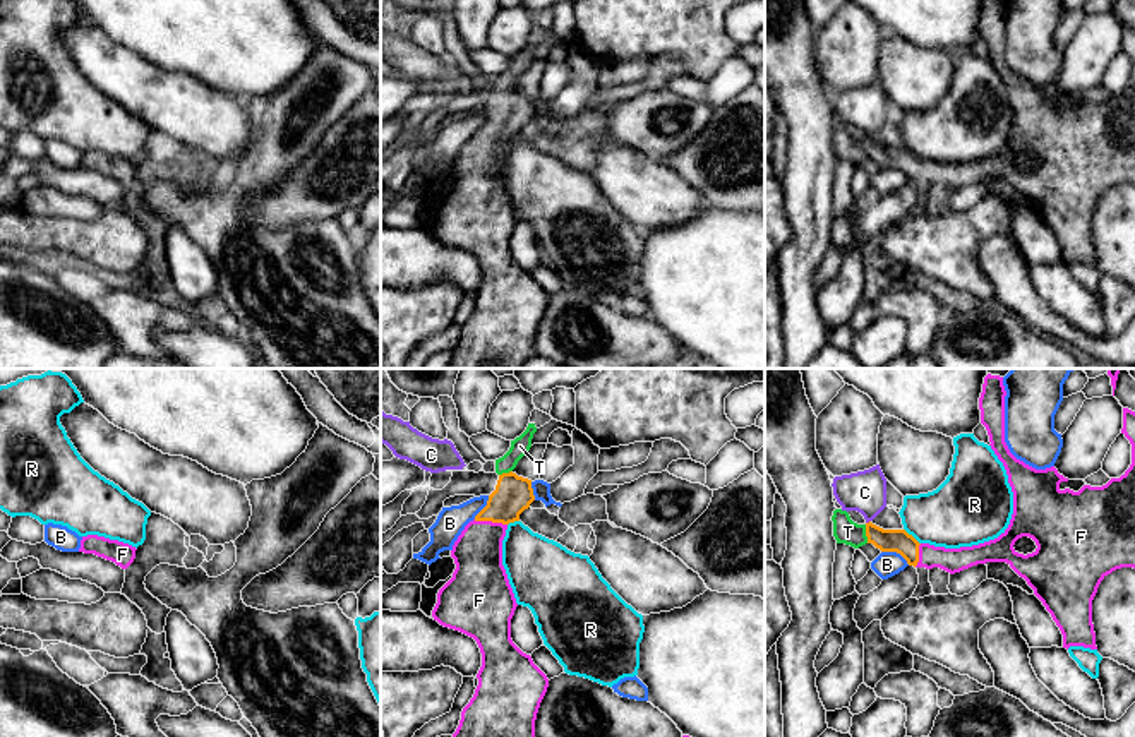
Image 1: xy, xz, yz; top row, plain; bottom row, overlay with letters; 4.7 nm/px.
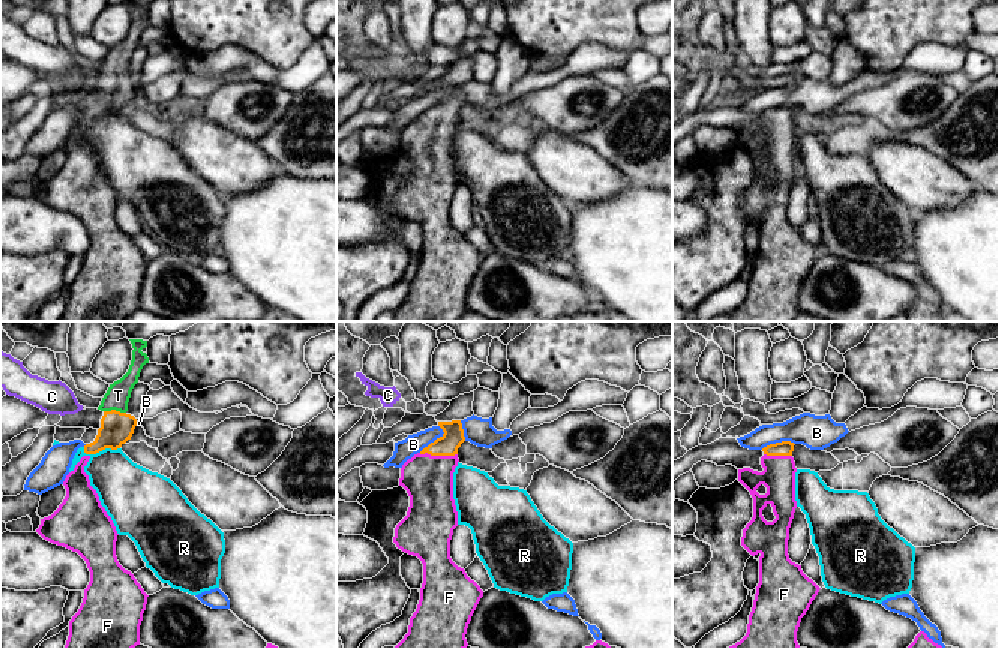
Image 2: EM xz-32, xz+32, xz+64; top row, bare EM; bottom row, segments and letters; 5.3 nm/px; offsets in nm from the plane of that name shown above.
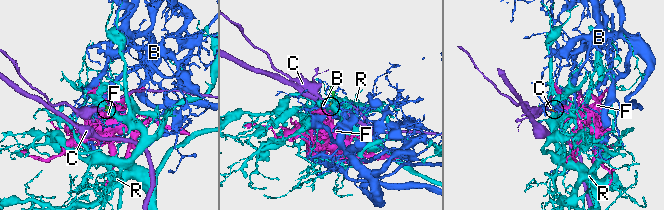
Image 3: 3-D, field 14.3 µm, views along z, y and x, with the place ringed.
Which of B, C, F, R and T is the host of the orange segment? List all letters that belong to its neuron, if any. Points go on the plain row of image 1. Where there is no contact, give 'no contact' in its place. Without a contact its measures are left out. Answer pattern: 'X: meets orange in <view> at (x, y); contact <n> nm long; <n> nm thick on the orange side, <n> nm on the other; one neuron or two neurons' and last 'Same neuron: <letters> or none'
B: meets orange in yz at (895, 167); contact 150 nm long; 110 nm thick on the orange side, 120 nm on the other; two neurons
C: meets orange in yz at (870, 137); contact 30 nm long; 110 nm thick on the orange side, 190 nm on the other; two neurons
F: meets orange in xz at (491, 136); contact 160 nm long; 180 nm thick on the orange side, 240 nm on the other; one neuron
R: meets orange in yz at (912, 153); contact 110 nm long; 110 nm thick on the orange side, 320 nm on the other; two neurons
T: meets orange in yz at (866, 149); contact 90 nm long; 110 nm thick on the orange side, 120 nm on the other; one neuron
Same neuron: F, T

